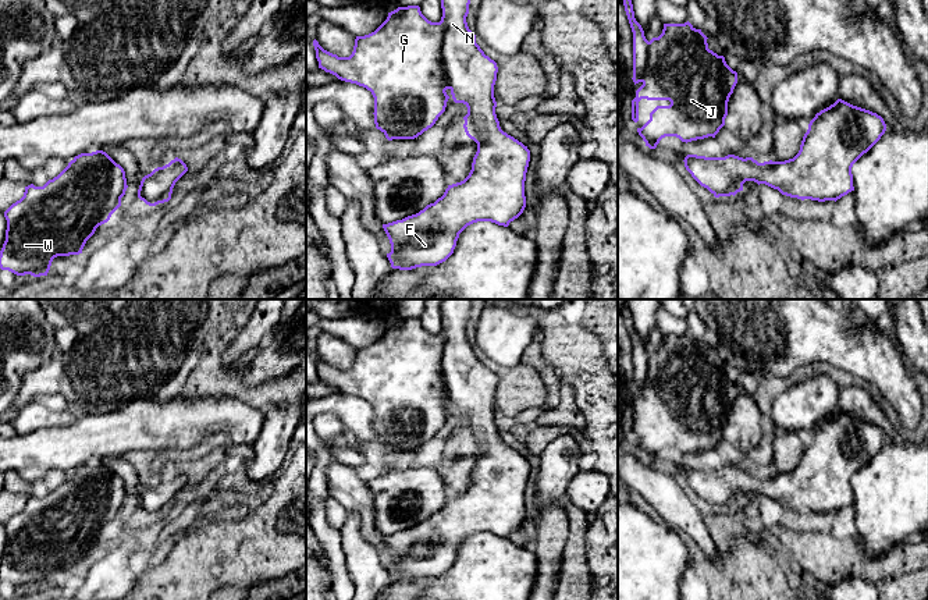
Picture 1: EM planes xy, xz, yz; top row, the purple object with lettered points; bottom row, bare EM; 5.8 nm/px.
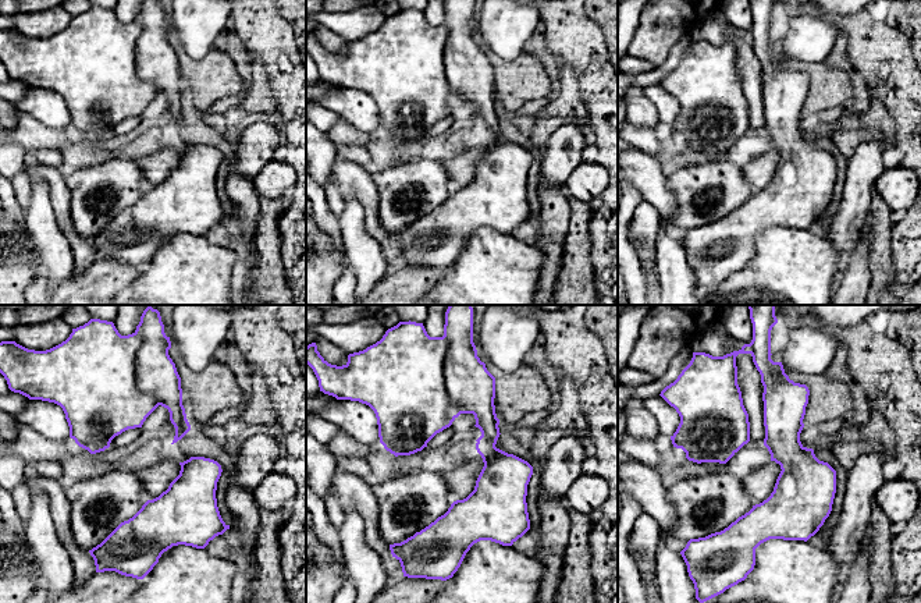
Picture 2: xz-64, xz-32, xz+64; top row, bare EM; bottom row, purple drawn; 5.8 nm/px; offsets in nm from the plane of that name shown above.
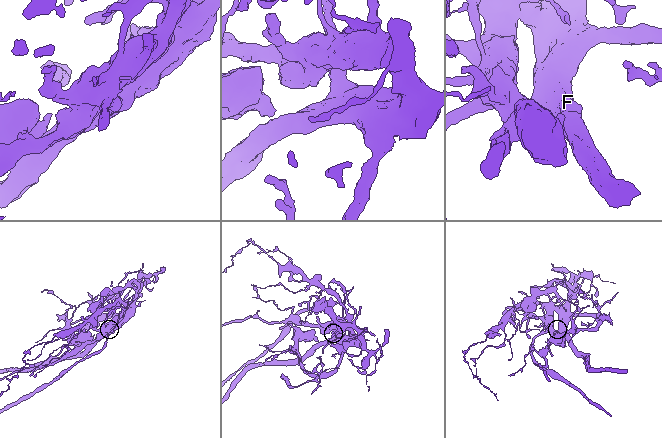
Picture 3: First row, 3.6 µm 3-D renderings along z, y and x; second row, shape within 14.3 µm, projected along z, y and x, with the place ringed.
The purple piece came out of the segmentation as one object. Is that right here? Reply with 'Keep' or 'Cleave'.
Keep

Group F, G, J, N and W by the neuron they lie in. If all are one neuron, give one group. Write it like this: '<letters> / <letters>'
F G J N W

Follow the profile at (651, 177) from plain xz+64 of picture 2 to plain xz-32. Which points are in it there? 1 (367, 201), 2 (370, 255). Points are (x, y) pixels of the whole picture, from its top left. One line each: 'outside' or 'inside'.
1: inside
2: outside

